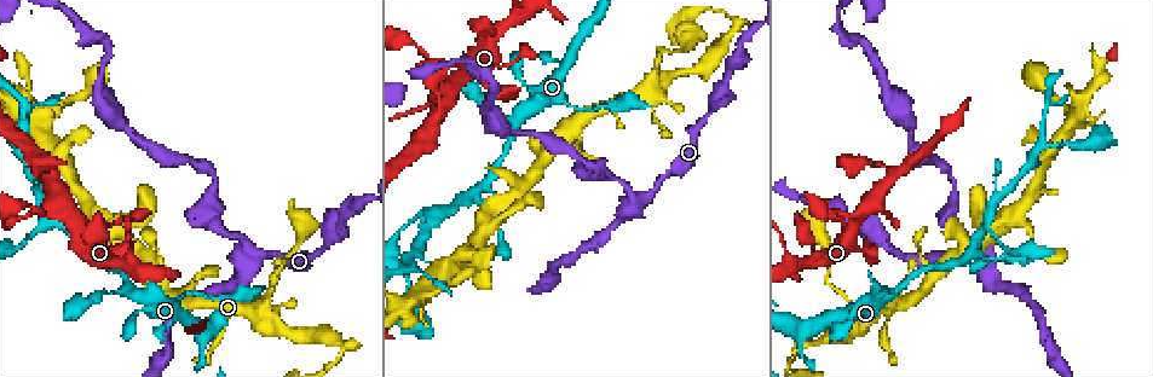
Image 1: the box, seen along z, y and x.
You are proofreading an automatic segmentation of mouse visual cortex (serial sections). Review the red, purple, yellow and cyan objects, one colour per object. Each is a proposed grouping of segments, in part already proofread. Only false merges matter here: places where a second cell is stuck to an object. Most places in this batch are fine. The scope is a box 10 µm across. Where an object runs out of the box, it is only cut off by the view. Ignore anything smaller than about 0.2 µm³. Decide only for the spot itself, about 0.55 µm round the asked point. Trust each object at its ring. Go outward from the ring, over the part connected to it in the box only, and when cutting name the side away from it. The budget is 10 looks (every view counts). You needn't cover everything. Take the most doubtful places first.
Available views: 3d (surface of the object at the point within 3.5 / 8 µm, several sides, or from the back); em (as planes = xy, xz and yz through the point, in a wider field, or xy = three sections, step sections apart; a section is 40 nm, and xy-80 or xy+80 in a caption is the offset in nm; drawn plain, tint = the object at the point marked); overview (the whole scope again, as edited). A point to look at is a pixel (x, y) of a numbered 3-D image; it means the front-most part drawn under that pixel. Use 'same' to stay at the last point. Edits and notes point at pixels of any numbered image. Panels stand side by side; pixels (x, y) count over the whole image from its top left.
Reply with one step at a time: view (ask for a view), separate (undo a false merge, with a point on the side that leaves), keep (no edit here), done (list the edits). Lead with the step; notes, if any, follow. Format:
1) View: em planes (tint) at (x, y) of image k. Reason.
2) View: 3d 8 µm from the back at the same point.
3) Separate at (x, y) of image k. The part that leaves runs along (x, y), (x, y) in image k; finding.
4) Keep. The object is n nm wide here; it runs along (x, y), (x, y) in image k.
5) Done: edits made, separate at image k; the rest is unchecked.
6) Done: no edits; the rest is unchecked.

View: 3d 3.5 µm at (736, 27) of image 1. Sharp bend.

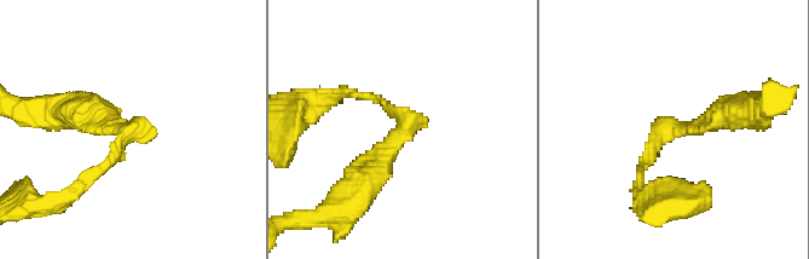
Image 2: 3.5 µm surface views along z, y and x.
Keep. The arms are 150, 350 nm wide; continuous, no second cell.

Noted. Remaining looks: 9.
View: 3d 8 µm at (987, 215) of image 1. Abrupt turn.

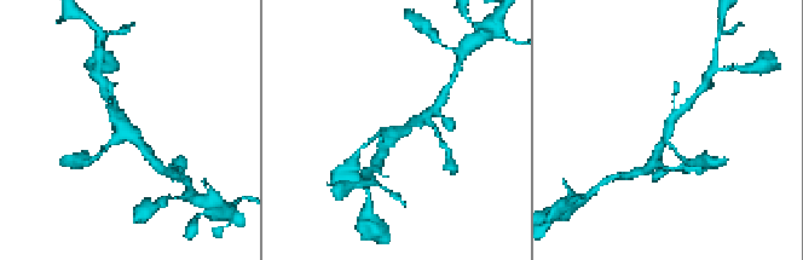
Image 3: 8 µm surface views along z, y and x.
View: 3d 3.5 µm at the same point.

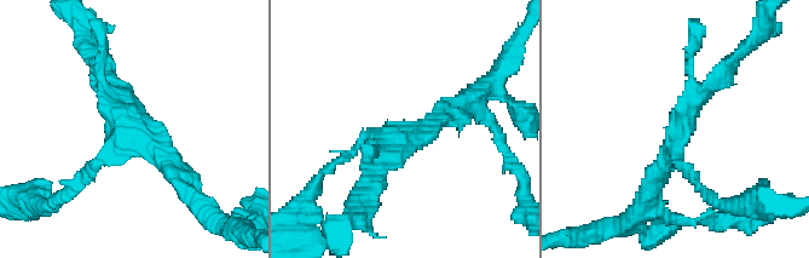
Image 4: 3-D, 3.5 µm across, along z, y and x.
View: em planes (tint) at (409, 132) of image 4.

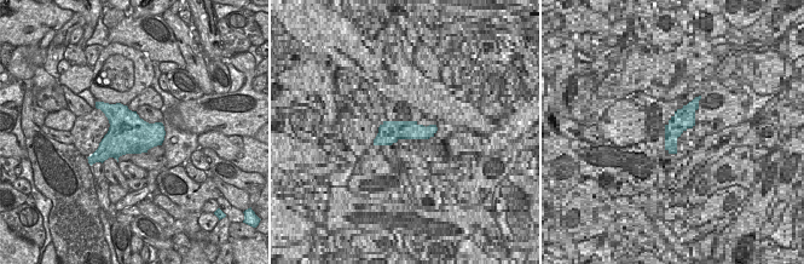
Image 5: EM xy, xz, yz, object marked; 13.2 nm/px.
Keep. The arms are 150, 250, 250 nm wide; it runs along (188, 193), (116, 110), (105, 78) in image 4; one cell here.

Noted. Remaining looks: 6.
View: 3d 3.5 µm at (452, 84) of image 1. Sharp bend.

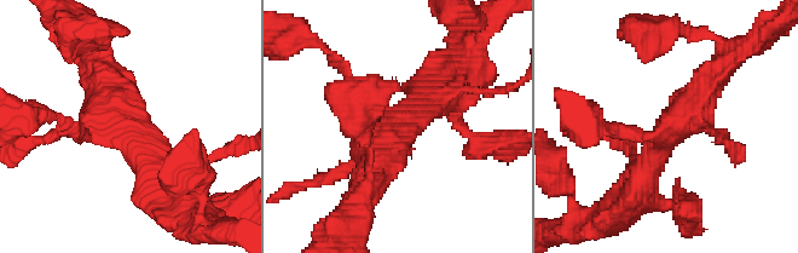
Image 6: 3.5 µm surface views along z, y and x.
View: em planes (tint) at (396, 128) of image 6. Now the EM.

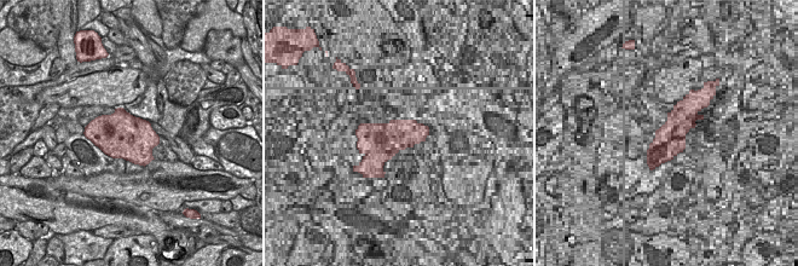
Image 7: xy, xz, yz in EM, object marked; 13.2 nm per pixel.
Keep. The object is 600 nm wide here; it runs along (639, 189), (660, 141), (722, 67) in image 6; one cell here.

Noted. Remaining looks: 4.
View: 3d 8 µm at (253, 251) of image 1. Thin arm on a thick one.

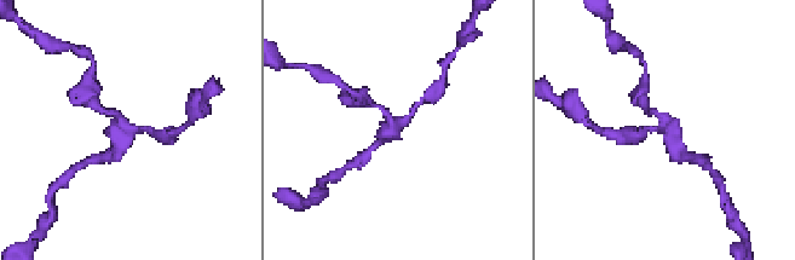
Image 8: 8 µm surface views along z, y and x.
View: 3d 3.5 µm at the same point. Closer look.

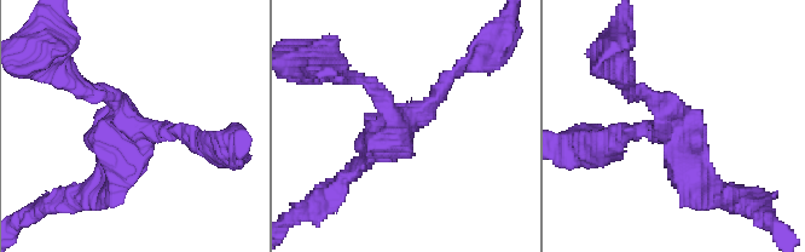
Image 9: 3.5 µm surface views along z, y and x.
View: em xy step 1 (tint) at (668, 128) of image 9. 3 arms meet here; the arms are 150, 200, 450 nm wide.

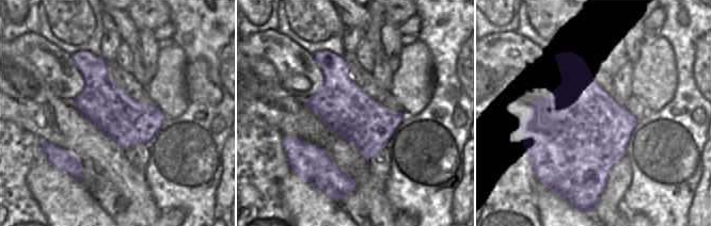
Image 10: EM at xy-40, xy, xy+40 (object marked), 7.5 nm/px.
Keep. It runs along (195, 143), (87, 91) in image 9; all the same cell.

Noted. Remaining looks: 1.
Done: no edits; the rest is unchecked.

